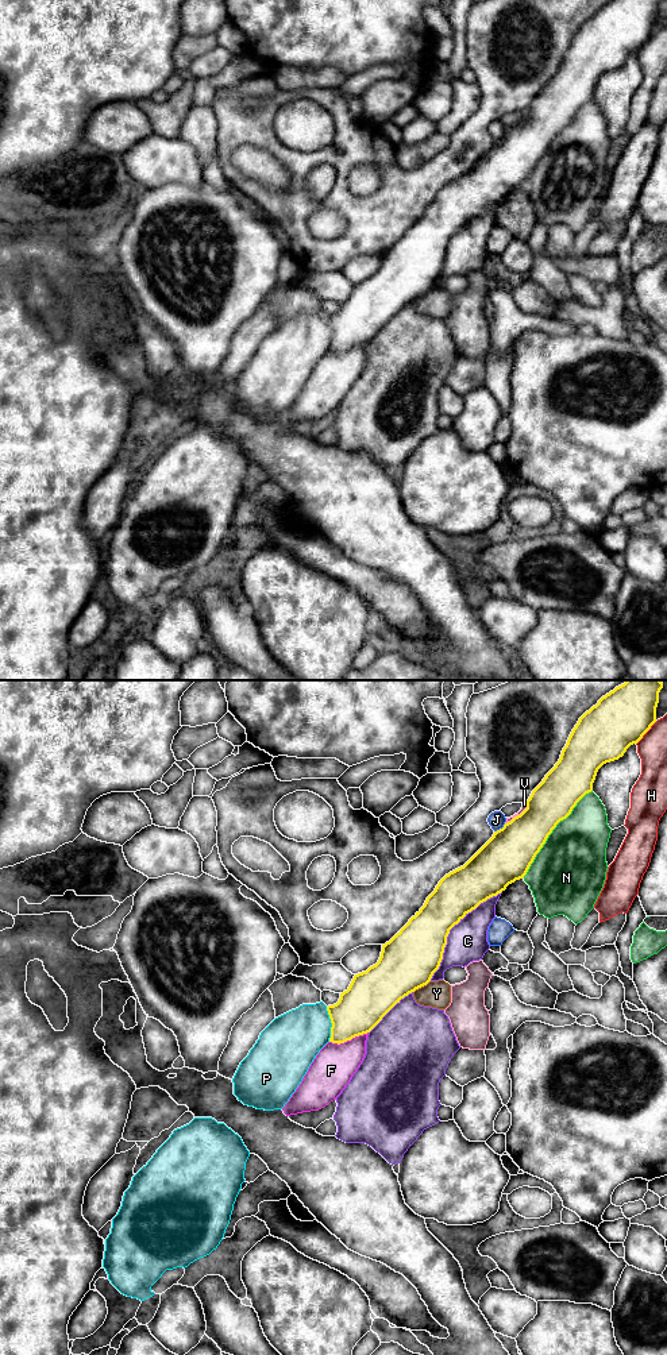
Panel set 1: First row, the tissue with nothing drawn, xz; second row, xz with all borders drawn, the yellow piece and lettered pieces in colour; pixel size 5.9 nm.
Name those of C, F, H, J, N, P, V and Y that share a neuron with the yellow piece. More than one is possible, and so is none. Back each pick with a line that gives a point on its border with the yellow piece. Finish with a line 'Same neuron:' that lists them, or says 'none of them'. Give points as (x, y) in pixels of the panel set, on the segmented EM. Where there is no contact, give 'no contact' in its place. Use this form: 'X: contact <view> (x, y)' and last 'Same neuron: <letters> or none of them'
F: contact xz (349, 1039)
Same neuron: F

